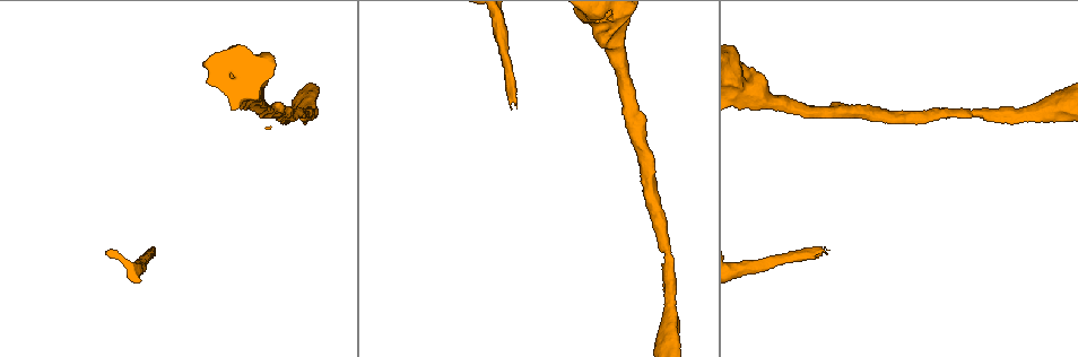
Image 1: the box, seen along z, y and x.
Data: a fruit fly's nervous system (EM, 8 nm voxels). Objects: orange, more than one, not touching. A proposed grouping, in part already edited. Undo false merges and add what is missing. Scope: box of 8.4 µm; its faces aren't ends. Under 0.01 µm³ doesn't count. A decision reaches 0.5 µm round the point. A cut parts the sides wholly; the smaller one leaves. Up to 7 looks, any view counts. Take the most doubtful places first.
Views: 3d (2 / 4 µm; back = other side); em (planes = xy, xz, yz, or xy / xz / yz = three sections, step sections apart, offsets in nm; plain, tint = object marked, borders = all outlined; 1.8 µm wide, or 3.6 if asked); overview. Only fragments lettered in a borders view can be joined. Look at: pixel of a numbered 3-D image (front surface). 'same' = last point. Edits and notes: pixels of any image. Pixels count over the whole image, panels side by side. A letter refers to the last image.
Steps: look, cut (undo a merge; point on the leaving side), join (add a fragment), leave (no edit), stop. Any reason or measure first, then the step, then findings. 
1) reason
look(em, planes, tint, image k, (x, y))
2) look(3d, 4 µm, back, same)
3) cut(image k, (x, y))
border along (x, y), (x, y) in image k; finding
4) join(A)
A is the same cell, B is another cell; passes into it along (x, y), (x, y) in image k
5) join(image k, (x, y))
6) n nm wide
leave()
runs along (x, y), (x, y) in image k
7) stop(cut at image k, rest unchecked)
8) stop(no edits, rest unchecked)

an open end
look(em, planes, borders, image 1, (515, 100))

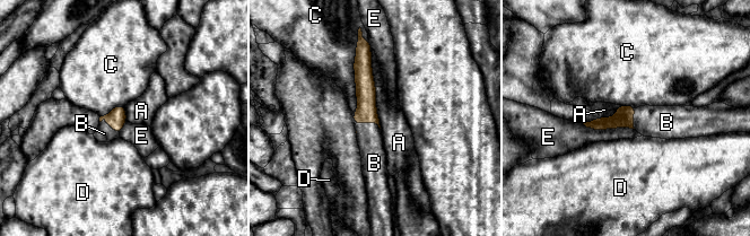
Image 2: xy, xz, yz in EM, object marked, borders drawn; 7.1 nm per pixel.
join(B)
B is the same cell, A, C, D and E are other cells; passes into it along (365, 87), (368, 122), (369, 138) in image 2; it goes on there

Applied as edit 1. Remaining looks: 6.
look(overview)

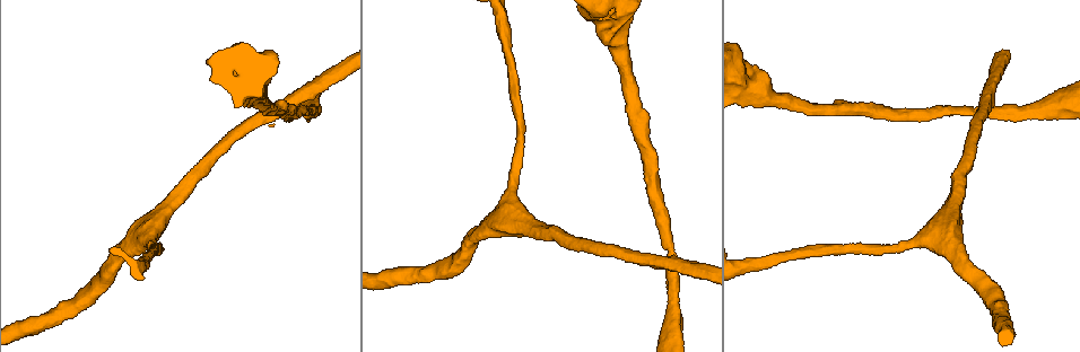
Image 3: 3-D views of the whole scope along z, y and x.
sharp bend
look(em, 3.6 µm, planes, borders, image 3, (614, 25))

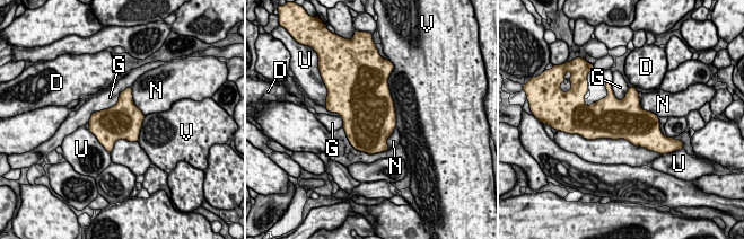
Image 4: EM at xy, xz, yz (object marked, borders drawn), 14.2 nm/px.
leave()
D, G, N, U and V are other cells; border along (130, 86), (88, 122) in image 4; all the same neuron

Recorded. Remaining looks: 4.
thick turns thin
look(em, planes, borders, image 3, (513, 175))

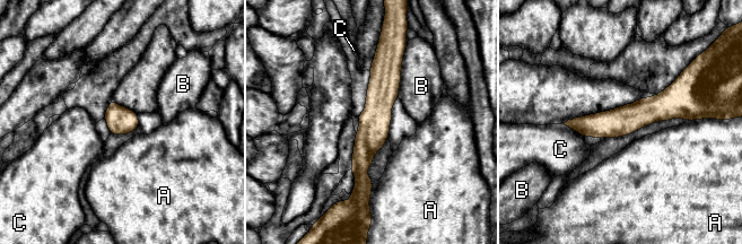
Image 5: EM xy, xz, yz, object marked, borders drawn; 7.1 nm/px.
leave()
A, B and C are other cells; border along (561, 123), (584, 137) in image 5; all the same neuron

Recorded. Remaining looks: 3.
stop(join at image 2, rest unchecked)

